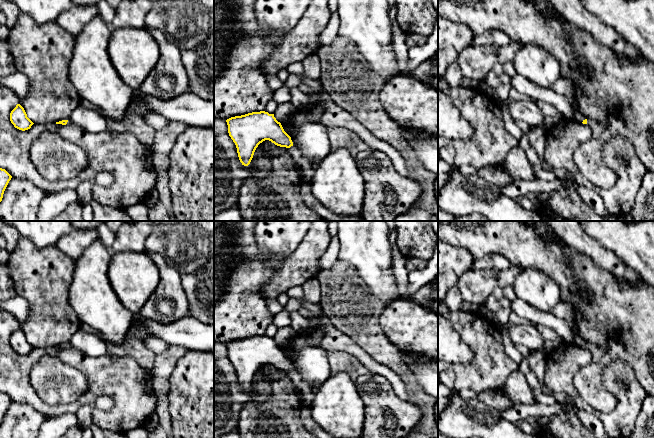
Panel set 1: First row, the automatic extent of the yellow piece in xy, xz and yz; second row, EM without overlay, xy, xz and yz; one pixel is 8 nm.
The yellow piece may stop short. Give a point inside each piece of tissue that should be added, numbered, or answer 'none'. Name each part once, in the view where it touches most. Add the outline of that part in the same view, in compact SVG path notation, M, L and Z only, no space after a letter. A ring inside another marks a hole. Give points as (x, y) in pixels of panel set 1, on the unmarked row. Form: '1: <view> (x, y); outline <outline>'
1: yz (597, 353); outline M587 343L587 349L589 349L592 354L593 362L601 361L605 355L605 351L594 344Z

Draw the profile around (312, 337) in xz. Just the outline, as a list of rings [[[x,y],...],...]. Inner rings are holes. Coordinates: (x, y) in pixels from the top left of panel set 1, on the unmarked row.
[[[310,327],[305,331],[297,332],[289,343],[281,347],[284,355],[291,361],[294,370],[298,370],[294,367],[294,363],[301,348],[305,345],[320,347],[322,337],[323,331],[321,329]]]

